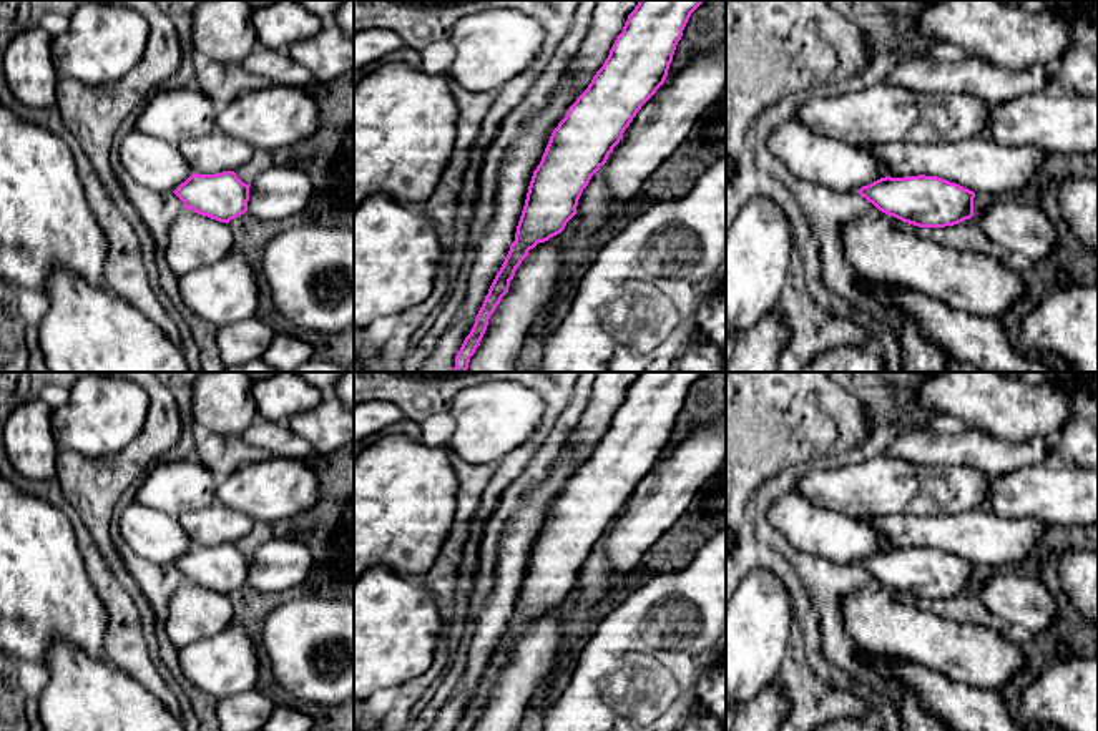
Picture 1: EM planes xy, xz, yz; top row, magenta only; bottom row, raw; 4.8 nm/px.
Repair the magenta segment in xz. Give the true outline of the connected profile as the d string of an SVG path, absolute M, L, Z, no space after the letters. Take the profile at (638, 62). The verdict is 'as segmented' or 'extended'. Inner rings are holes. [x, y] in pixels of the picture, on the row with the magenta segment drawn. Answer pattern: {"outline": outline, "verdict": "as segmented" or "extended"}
{"outline": "M640 0L588 88L553 130L533 171L515 241L497 272L453 372L467 372L488 319L517 267L538 243L560 234L576 214L591 176L606 163L641 106L668 76L691 13L704 0Z", "verdict": "as segmented"}

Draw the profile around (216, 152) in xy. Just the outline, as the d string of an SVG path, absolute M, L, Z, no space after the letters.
M218 128L206 136L179 143L178 150L196 174L236 171L254 155L251 145L228 136Z

